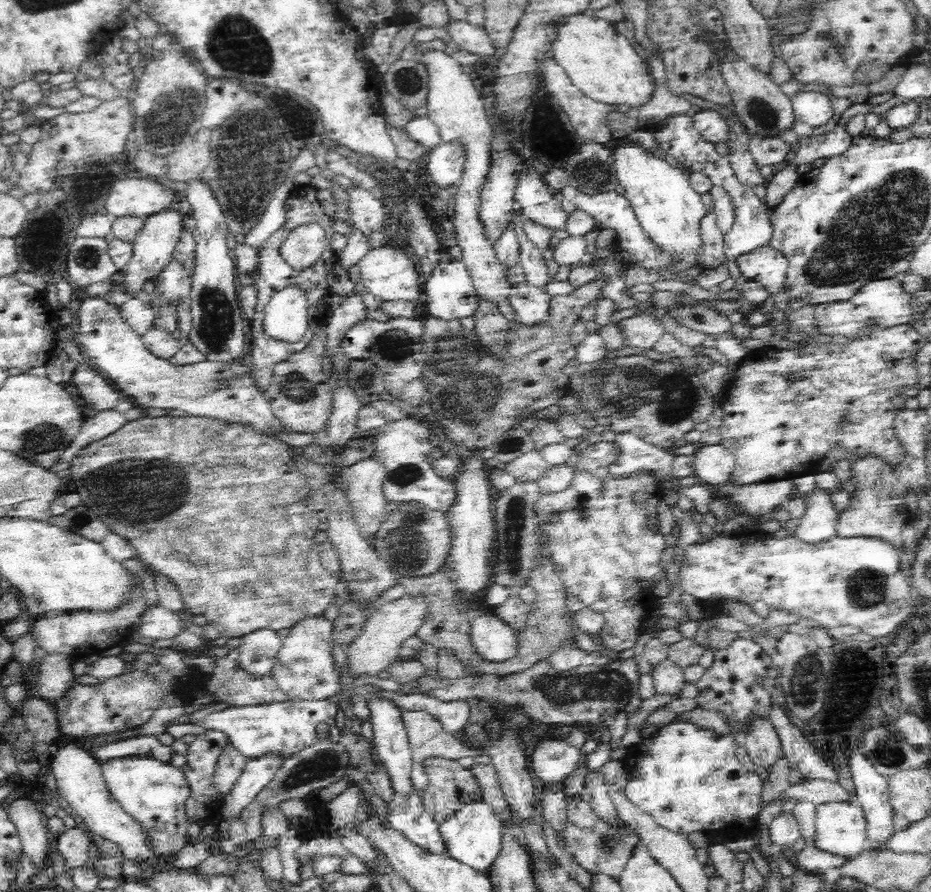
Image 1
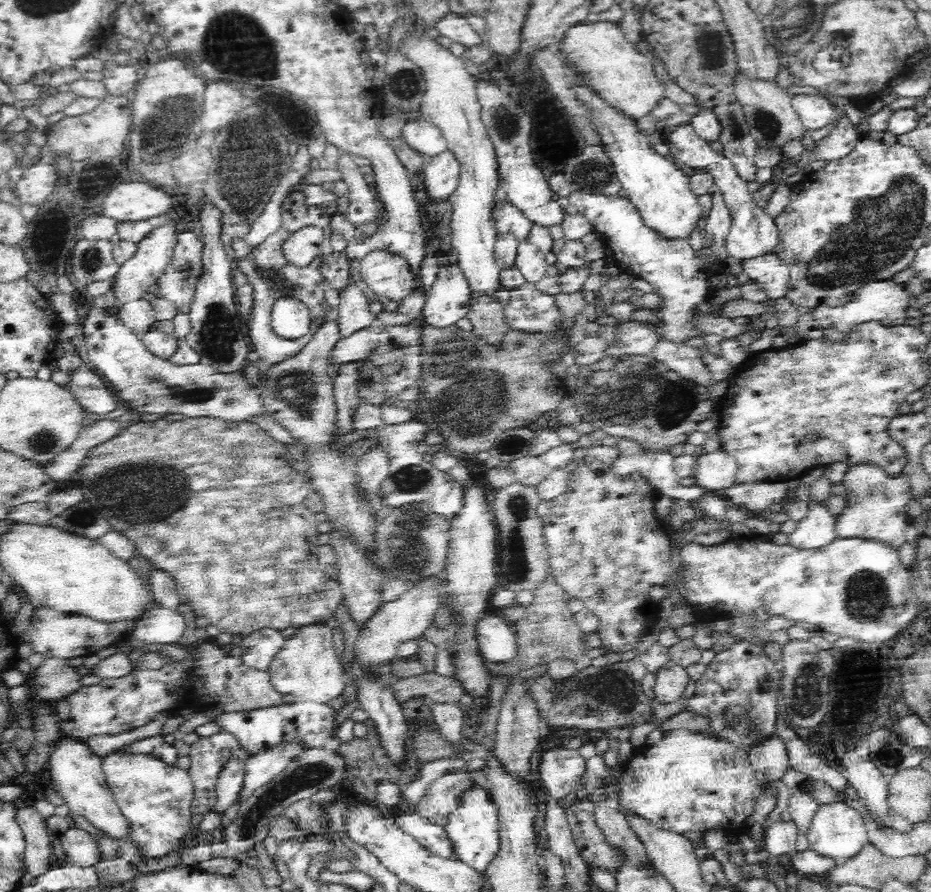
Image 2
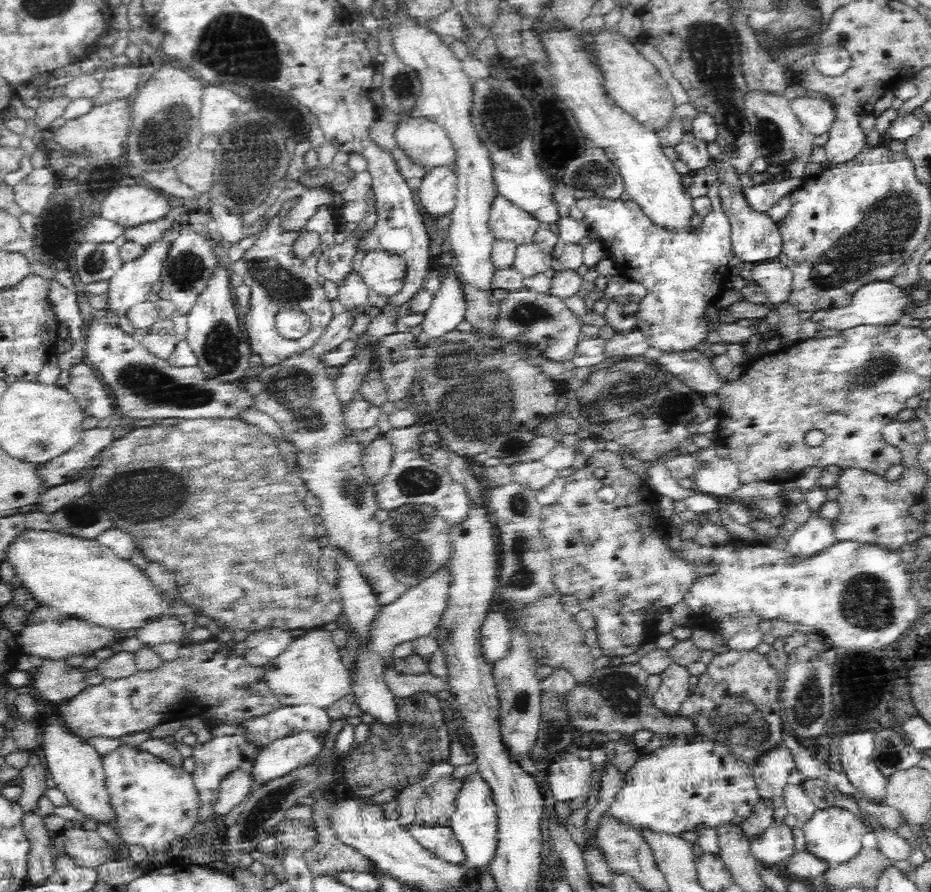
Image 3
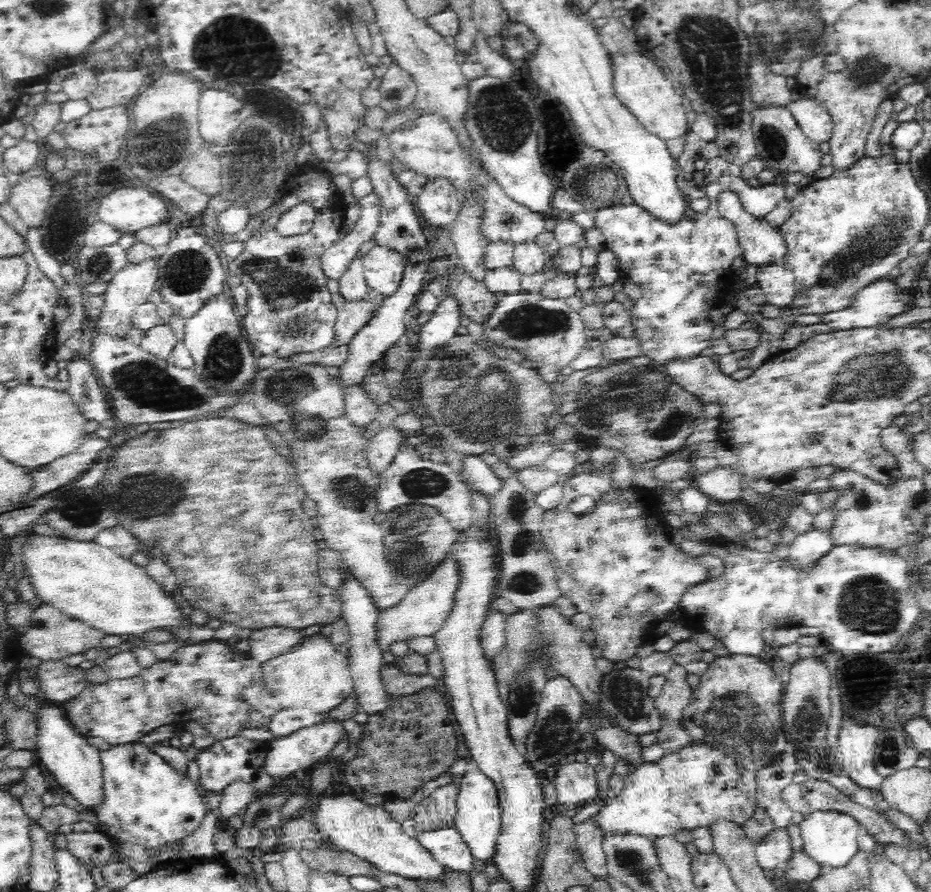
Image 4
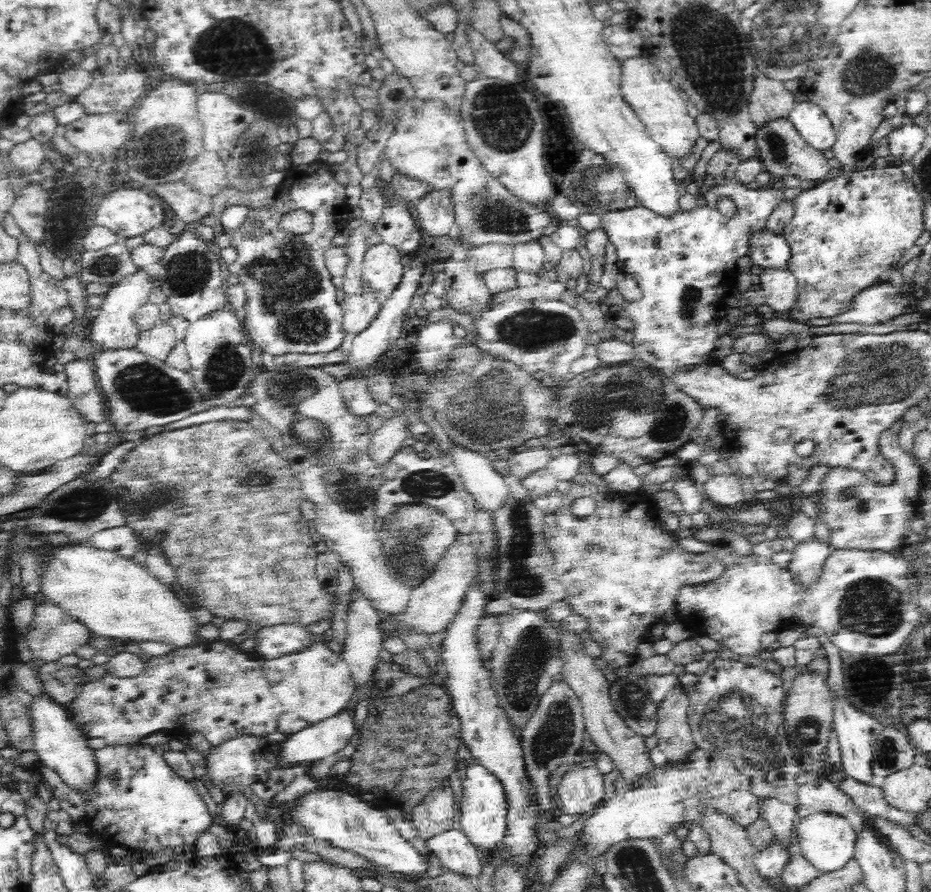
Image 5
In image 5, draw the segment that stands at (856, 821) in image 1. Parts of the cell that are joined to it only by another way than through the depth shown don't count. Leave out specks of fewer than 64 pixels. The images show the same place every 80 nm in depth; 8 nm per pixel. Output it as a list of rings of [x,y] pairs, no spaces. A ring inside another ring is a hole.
[[[811,811],[811,814],[802,819],[802,823],[795,829],[795,832],[800,839],[798,846],[802,849],[801,854],[804,860],[807,860],[820,872],[835,871],[853,858],[856,833],[844,815]]]

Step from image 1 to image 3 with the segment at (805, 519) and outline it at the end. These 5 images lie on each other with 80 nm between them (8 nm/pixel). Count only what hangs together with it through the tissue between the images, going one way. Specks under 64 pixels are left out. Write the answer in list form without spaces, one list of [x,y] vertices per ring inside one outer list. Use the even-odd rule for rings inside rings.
[[[812,512],[812,518],[800,526],[787,540],[787,551],[800,562],[820,552],[828,550],[837,540],[831,525],[832,521]]]

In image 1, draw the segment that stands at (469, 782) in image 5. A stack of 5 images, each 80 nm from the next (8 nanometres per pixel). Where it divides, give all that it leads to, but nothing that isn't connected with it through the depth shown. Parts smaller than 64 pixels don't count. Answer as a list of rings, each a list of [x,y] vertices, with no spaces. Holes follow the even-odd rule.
[[[476,798],[462,806],[460,810],[447,816],[447,820],[440,825],[441,836],[447,845],[447,855],[466,864],[478,872],[486,873],[502,848],[502,824],[494,814],[494,808]]]

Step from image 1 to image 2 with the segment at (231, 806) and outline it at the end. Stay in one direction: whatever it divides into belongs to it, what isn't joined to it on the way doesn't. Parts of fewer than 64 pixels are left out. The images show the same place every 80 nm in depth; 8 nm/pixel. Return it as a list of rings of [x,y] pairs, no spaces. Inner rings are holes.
[[[308,741],[283,742],[269,749],[254,753],[246,762],[246,779],[239,803],[250,798],[252,792],[264,784],[268,785],[276,776],[279,776],[292,762],[296,762],[311,746]]]

